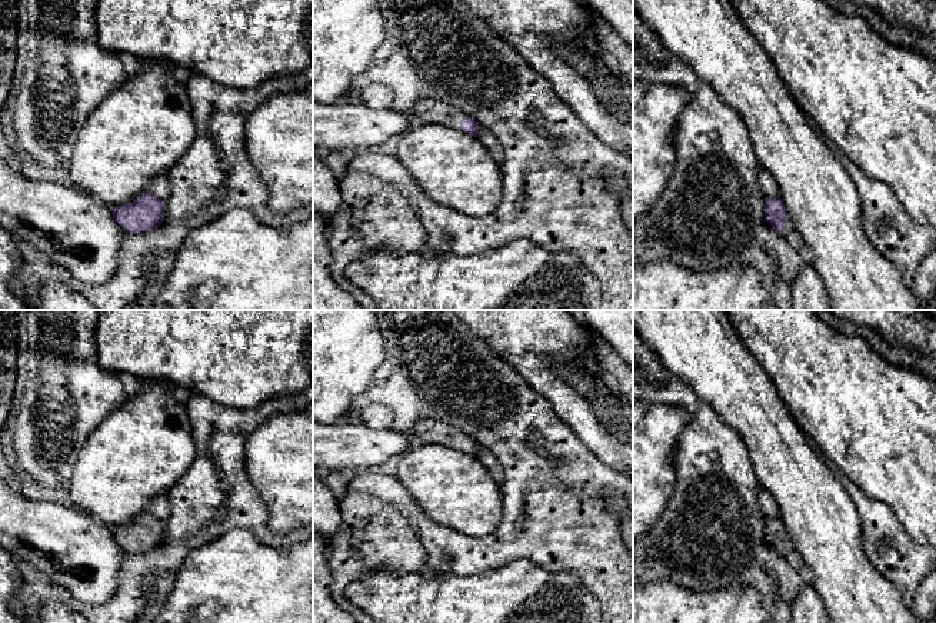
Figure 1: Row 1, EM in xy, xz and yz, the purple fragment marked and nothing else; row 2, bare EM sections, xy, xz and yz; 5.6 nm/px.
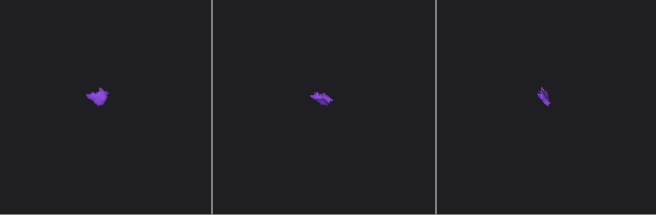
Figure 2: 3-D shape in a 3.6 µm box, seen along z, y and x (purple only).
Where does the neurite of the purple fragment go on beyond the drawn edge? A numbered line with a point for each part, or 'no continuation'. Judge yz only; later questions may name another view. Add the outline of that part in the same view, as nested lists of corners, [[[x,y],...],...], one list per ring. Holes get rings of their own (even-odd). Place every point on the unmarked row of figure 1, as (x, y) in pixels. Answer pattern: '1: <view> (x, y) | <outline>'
1: yz (792, 555) | [[[787,536],[785,540],[786,560],[797,572],[806,564],[803,557],[799,554],[793,540]]]

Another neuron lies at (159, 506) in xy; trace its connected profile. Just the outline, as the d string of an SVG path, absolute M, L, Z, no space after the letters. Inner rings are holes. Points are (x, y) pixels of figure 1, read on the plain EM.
M156 496L149 504L149 513L154 517L167 520L170 514L170 503L167 496Z

